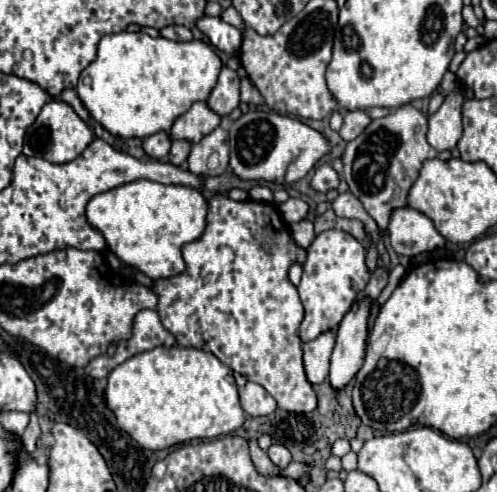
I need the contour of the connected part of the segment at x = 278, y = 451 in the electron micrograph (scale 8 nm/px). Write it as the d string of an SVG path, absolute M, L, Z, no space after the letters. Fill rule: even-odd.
M272 445L272 447L268 449L268 457L270 457L272 463L274 463L276 467L280 467L280 469L284 469L284 467L292 461L292 455L288 453L288 449L286 449L284 445Z

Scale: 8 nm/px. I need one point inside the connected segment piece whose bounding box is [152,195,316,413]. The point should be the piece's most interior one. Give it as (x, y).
(234, 299)

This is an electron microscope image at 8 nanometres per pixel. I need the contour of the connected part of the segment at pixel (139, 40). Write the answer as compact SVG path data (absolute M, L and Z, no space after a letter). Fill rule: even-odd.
M112 33L106 35L100 45L96 59L82 71L78 79L78 97L90 115L112 135L118 137L148 137L160 131L168 131L176 117L184 115L192 103L206 101L210 91L218 81L222 69L222 59L212 45L192 39L192 41L170 41L164 37L150 37L146 33Z

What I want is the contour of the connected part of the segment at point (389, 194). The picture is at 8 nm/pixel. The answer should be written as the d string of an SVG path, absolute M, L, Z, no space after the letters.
M404 105L382 119L374 119L358 139L346 145L342 157L344 179L380 229L388 227L394 207L406 207L406 195L418 179L422 163L438 157L438 151L426 141L426 127L426 115L412 105Z

